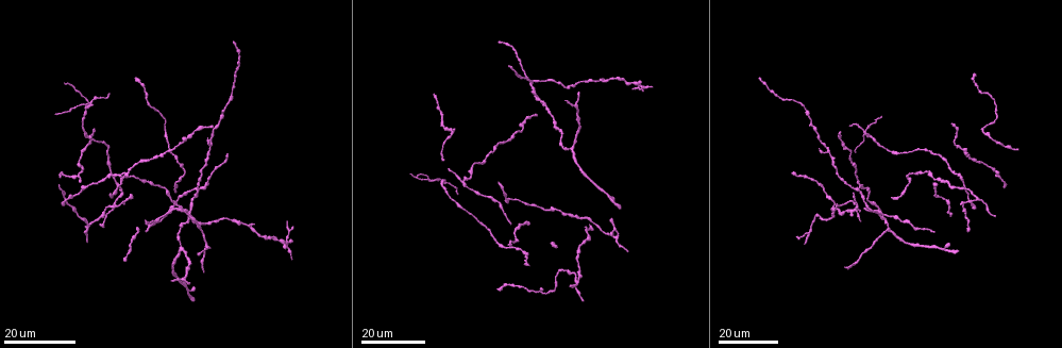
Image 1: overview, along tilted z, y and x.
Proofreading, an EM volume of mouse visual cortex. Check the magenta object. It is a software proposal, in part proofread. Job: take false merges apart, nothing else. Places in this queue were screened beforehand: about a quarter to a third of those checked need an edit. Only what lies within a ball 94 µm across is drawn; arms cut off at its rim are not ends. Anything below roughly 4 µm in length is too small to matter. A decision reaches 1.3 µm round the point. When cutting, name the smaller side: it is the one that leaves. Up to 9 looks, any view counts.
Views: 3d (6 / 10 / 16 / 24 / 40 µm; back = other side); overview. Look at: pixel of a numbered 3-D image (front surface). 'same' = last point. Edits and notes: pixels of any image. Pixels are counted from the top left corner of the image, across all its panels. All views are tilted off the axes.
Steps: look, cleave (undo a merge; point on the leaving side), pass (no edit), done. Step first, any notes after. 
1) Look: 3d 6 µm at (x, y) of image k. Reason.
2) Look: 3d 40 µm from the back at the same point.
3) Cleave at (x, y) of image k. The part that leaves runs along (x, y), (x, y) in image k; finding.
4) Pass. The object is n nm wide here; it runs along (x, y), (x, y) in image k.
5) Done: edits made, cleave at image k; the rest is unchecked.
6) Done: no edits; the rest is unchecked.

Look: 3d 16 µm at (209, 128) of image 1. Abrupt turn.

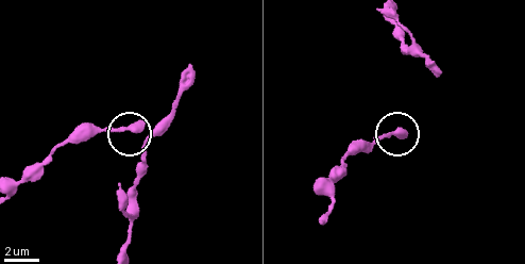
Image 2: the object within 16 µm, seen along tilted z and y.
Look: 3d 6 µm at (399, 129) of image 2. Closer look.

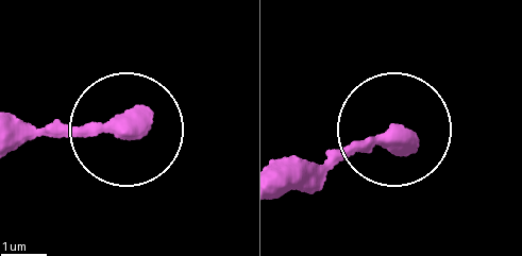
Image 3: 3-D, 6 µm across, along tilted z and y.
Pass. It runs along (17, 148), (119, 125) in image 3; continuous, no second neuron.

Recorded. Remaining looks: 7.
Look: 3d 16 µm at (866, 131) of image 1. Looks like a crossing.

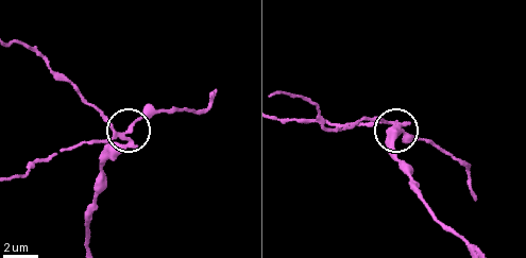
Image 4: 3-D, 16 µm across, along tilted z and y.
Look: 3d 10 µm at (388, 121) of image 4.

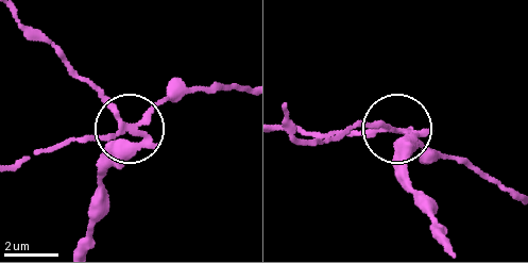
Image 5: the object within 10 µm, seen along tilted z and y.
Cleave at (113, 134) of image 5. 5 arms meet here; the part that leaves runs along (145, 137), (77, 136), (14, 163) in image 5; two neurons meet here.

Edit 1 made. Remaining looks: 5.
Look: 3d 24 µm at (977, 199) of image 1. Side arm on a straight run.

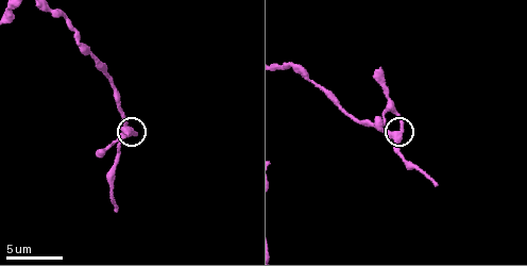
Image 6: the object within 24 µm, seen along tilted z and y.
Look: 3d 10 µm at (400, 136) of image 6.

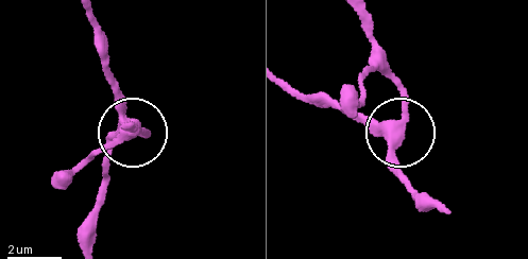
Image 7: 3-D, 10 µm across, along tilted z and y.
Pass. 3 arms meet here; it runs along (284, 84), (401, 128), (401, 91), (387, 65) in image 7; all the same neuron.

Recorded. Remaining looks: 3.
Look: 3d 16 µm at (642, 89) of image 1. Small branch off a trunk.

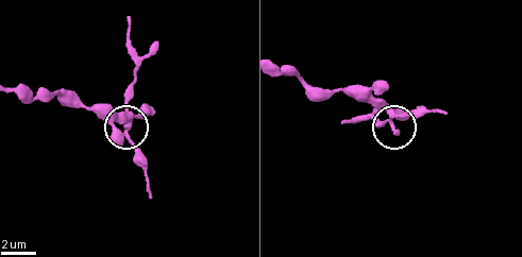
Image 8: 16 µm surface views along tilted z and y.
Look: 3d 6 µm at (393, 113) of image 8.

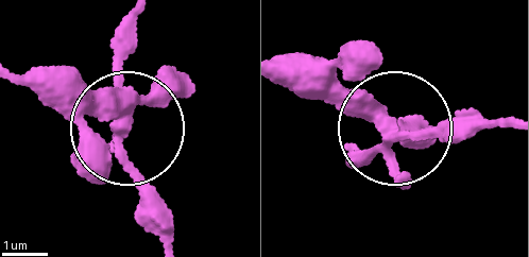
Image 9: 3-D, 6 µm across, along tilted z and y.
Cleave at (143, 191) of image 9. The object is 310 nm wide here; the part that leaves runs along (117, 129), (122, 21) in image 9; two neurons meet here.

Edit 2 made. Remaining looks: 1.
Done: edits made, cleave at image 5, cleave at image 9; the rest is unchecked.

